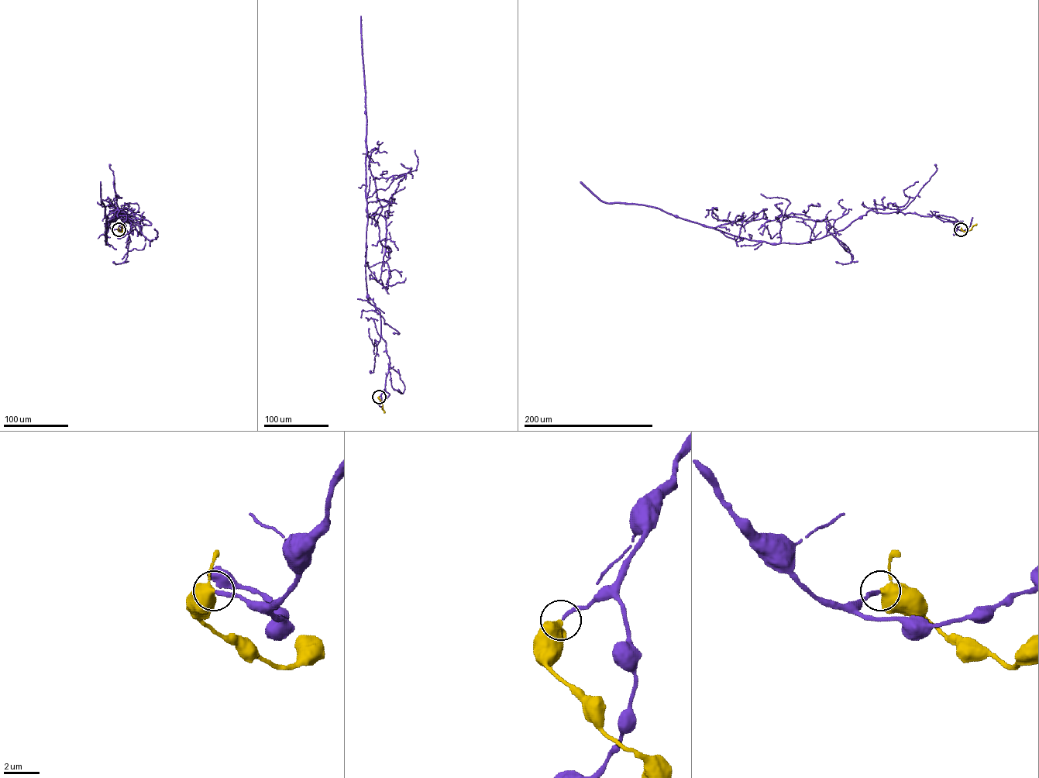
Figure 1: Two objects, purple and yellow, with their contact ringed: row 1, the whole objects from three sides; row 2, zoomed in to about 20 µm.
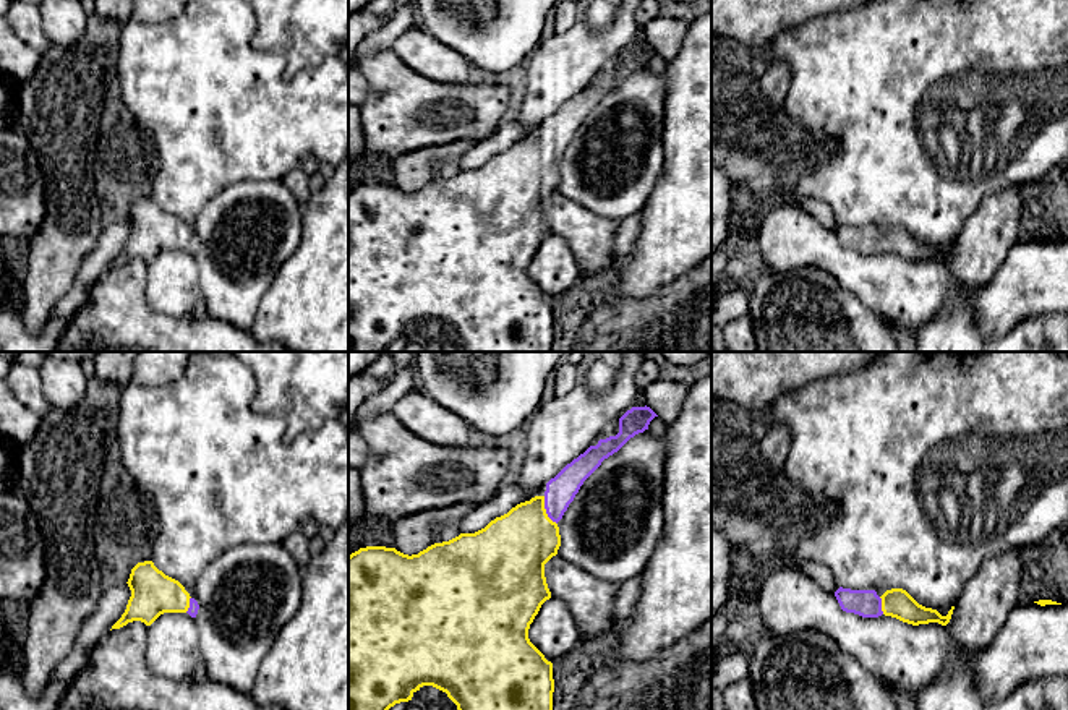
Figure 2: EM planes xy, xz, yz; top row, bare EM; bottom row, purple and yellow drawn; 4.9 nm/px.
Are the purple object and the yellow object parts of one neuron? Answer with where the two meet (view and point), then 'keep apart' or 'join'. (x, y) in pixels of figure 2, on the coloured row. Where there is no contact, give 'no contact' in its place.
xz (546, 511) | join

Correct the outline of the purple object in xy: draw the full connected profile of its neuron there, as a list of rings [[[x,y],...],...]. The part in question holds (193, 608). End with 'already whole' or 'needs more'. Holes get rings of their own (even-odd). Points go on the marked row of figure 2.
[[[152,561],[138,562],[126,584],[131,597],[112,629],[120,629],[133,621],[151,626],[164,613],[188,613],[191,618],[198,614],[198,601],[178,580],[159,571]]]; needs more

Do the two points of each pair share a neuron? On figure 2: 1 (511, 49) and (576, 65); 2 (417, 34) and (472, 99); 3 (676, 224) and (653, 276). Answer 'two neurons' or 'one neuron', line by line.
1: two neurons
2: two neurons
3: one neuron

